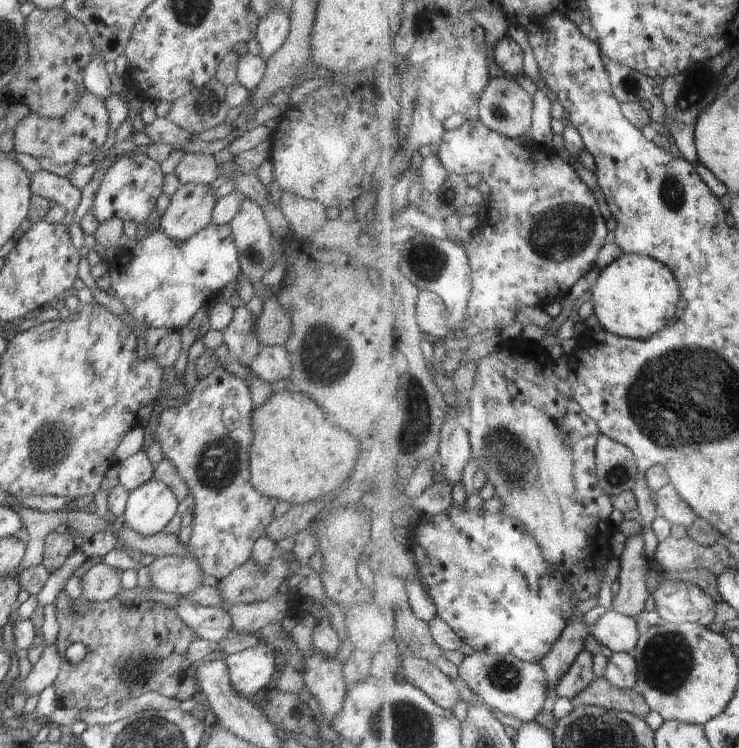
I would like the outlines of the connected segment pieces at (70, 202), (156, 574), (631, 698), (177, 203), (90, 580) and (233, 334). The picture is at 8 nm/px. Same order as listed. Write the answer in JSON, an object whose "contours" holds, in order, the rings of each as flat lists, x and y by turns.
{"contours":[[[41,169,29,174,30,191,48,201,54,200,66,210,64,224,68,226,73,221,73,215,81,202,81,190,72,186,68,176,58,177,50,171]],[[189,556,157,557,148,568,152,585,165,593,186,598,202,585,203,574,195,560]],[[608,678,597,679,587,690,573,699,575,706,595,705,606,709,629,711,635,716,646,719,652,712,643,694,635,689,615,686]],[[181,185,161,216,161,232,175,242,189,240,211,224,216,202,209,186]],[[97,561,81,578,81,598,92,603,109,602,120,592,122,572]],[[245,305,234,308,233,320,223,331,223,343,230,349,230,358,241,363,244,367,249,367,252,360,257,356,261,346,258,338,255,336,255,325,252,314]]]}

